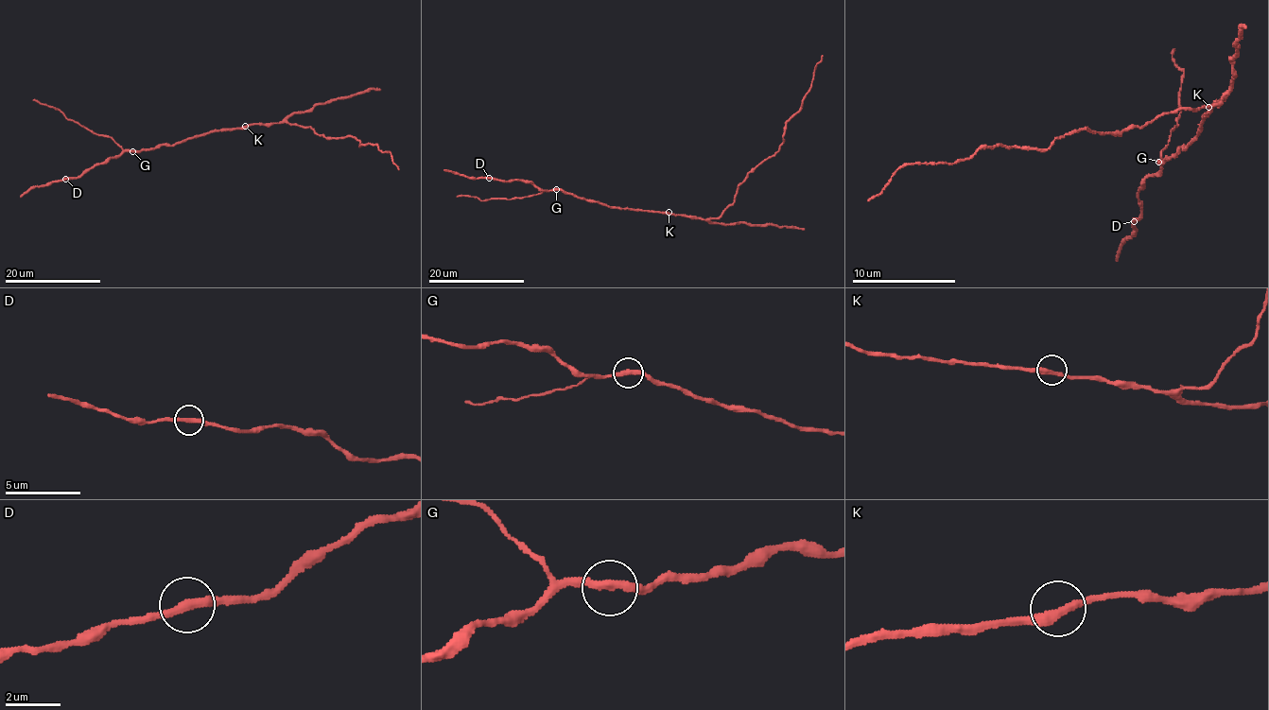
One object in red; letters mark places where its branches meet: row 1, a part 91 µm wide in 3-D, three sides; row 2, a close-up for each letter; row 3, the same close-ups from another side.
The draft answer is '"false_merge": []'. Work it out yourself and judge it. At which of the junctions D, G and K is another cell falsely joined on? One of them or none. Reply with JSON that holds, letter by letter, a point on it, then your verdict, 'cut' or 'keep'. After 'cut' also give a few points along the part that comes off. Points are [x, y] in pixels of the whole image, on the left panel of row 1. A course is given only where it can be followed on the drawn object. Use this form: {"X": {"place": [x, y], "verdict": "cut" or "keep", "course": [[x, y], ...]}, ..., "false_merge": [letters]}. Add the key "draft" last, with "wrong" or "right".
{"D": {"place": [65, 179], "verdict": "keep"}, "G": {"place": [132, 151], "verdict": "keep"}, "K": {"place": [245, 126], "verdict": "keep"}, "false_merge": [], "draft": "right"}

